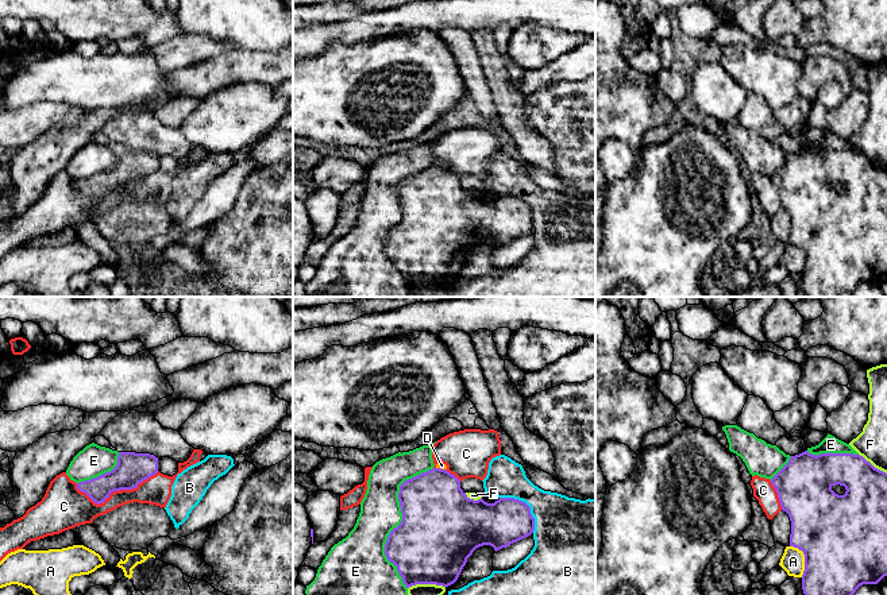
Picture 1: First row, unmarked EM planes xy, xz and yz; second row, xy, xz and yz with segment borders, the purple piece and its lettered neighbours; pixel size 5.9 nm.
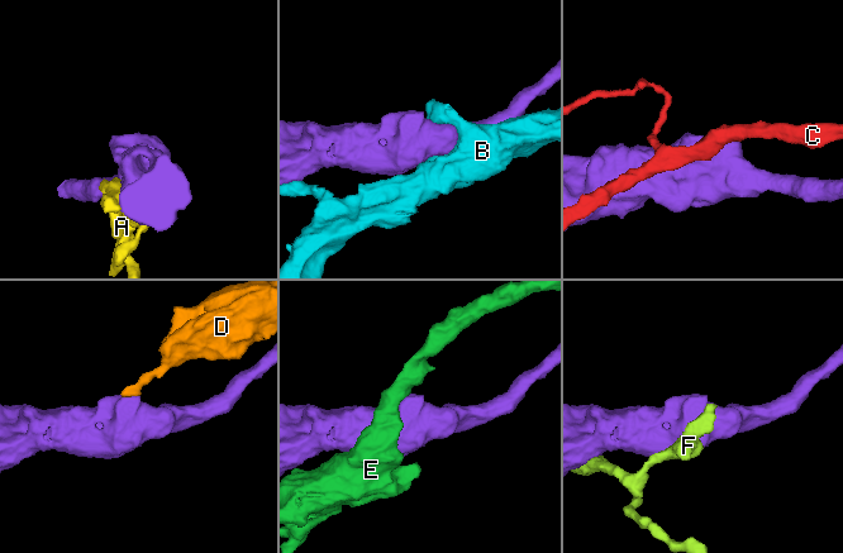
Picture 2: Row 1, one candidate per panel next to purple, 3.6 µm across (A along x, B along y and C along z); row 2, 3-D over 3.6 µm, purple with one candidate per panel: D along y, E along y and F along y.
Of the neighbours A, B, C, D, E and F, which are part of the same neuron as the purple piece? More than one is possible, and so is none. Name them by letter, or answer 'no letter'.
no letter

